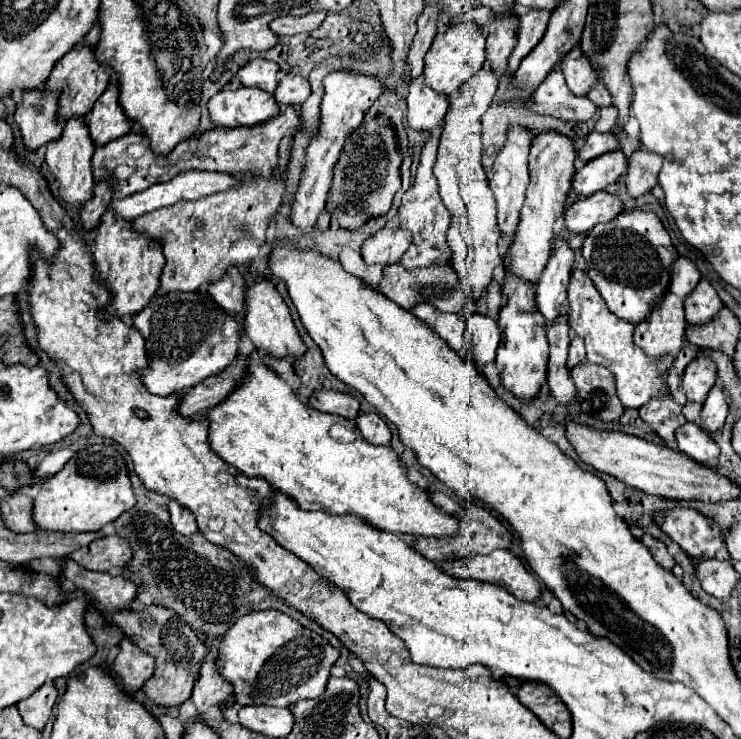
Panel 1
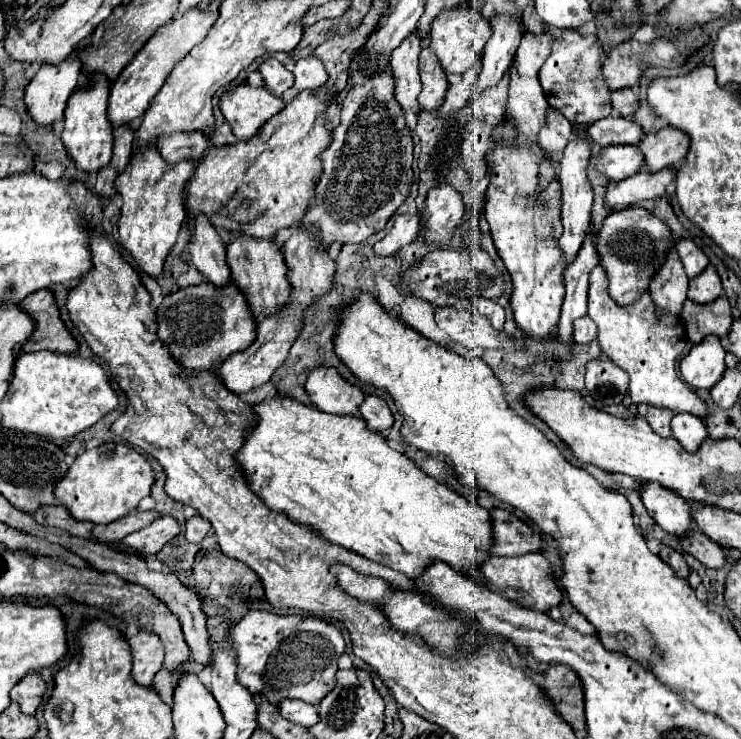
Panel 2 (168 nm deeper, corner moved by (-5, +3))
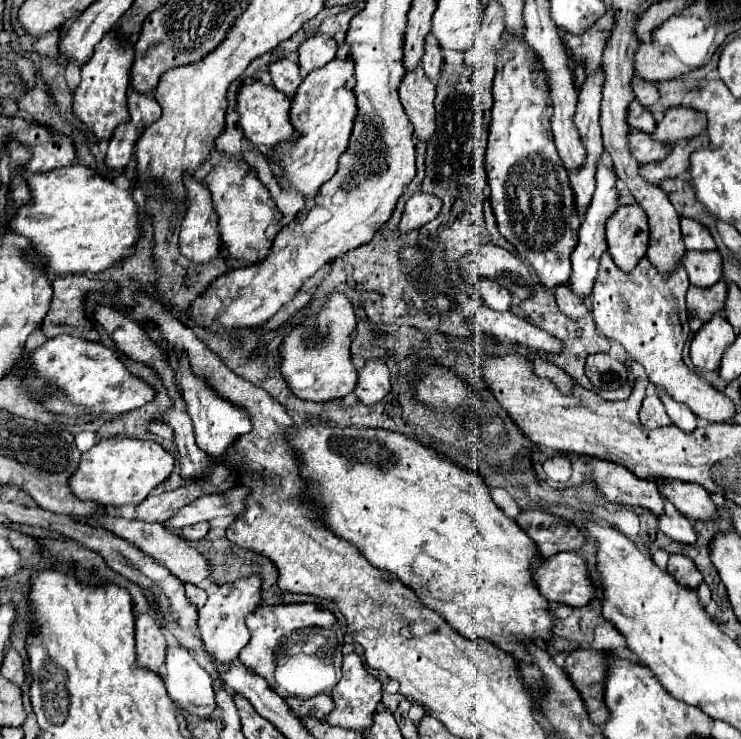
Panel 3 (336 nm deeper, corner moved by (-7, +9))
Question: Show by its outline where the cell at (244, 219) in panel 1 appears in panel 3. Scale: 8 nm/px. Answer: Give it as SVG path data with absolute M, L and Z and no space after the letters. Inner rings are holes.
M350 58L344 62L332 60L324 68L312 70L302 80L290 106L290 124L298 138L292 142L276 144L272 148L272 156L268 158L276 176L280 170L278 180L282 188L300 190L304 198L310 200L318 194L320 186L332 178L338 166L338 158L348 146L348 136L356 114L356 100L352 92L354 82L354 66Z

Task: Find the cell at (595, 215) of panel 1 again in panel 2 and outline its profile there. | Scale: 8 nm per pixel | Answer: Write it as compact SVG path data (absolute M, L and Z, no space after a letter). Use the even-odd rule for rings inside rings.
M664 168L660 172L648 172L642 170L636 176L630 176L620 182L610 182L606 192L606 202L610 206L630 206L638 200L646 198L660 198L664 194L664 188L676 178L676 168Z

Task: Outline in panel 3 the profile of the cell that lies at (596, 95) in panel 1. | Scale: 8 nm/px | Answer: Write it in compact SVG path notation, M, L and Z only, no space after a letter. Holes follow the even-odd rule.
M638 76L632 78L632 90L634 90L634 94L636 94L636 100L638 100L642 106L646 106L646 108L650 108L650 106L658 100L656 84L646 82L646 80L638 78Z

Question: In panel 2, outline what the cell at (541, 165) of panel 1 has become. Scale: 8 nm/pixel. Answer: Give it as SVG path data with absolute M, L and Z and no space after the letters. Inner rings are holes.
M546 160L544 166L540 168L540 184L542 184L542 188L546 188L556 178L556 174L558 174L558 164L552 162L552 160Z

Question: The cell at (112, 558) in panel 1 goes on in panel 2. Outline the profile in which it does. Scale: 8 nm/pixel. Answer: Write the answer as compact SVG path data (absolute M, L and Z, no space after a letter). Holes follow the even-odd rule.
M166 514L160 520L154 520L148 528L142 528L140 532L126 536L124 544L140 550L144 556L154 556L164 548L166 542L170 542L174 536L182 534L182 530L184 528L180 526L180 522L174 516Z

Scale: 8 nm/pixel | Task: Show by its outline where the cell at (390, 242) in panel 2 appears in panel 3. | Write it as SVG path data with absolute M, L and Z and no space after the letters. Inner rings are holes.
M416 192L404 206L398 232L408 234L412 230L422 228L424 224L428 224L438 216L440 208L442 208L442 202L438 202L438 198L426 192Z

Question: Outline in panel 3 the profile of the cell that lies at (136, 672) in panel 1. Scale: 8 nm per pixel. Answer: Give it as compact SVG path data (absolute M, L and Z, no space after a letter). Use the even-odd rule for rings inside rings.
M140 614L136 618L136 664L158 672L166 662L166 638L156 618L150 614Z

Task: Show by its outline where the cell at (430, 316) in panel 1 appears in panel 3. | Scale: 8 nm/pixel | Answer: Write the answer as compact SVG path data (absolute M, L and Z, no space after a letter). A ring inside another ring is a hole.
M482 306L478 314L470 318L468 326L476 334L488 334L502 342L514 342L532 350L544 350L556 354L562 348L558 338L552 338L548 332L538 330L526 318L516 316L512 312L496 312Z

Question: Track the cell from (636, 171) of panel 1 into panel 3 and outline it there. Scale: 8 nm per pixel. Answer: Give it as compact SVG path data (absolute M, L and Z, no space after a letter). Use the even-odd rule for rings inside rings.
M676 106L664 114L662 122L656 126L652 136L656 142L674 146L680 140L696 138L704 130L706 130L706 116L702 112L696 112L696 110L684 108L684 106Z

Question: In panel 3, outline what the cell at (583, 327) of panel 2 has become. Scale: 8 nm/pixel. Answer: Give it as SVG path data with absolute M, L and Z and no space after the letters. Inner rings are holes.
M568 286L556 288L556 304L558 304L558 308L560 308L568 318L572 318L572 320L584 318L584 314L588 312L586 306L584 306L584 300L572 296Z

